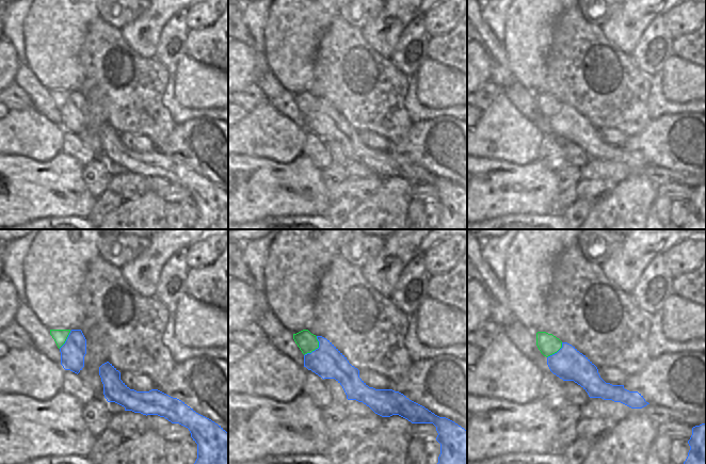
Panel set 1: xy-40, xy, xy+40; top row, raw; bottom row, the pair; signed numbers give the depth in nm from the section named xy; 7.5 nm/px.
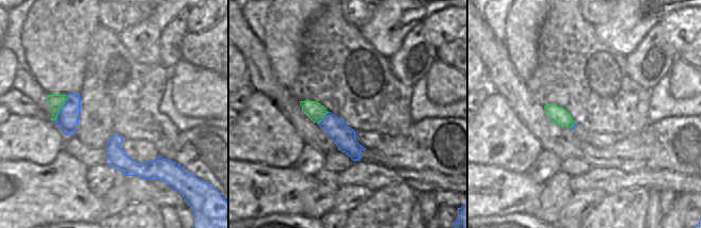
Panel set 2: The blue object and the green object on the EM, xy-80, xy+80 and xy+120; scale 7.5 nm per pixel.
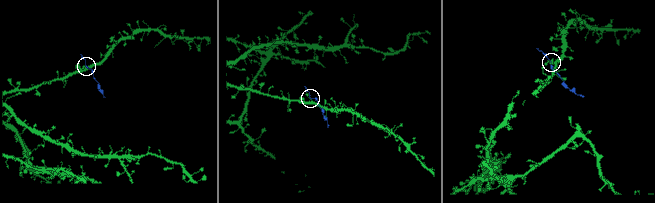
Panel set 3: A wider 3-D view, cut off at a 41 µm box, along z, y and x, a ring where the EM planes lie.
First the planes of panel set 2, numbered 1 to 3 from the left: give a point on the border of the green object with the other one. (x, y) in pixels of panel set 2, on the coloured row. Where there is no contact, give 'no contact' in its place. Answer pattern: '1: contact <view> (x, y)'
1: contact xy-80 (61, 108)
2: contact xy+80 (323, 118)
3: contact xy+120 (571, 126)

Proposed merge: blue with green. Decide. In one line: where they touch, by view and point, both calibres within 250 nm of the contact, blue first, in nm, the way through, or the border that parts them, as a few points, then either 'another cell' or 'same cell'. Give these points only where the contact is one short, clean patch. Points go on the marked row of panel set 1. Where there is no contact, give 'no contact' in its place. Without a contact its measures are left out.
contact xy (316, 349); calibres 240 and 150 nm; border xy (317, 336), (318, 347), (304, 355); another cell

